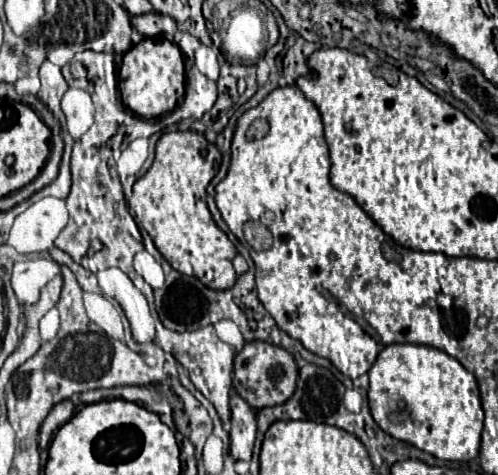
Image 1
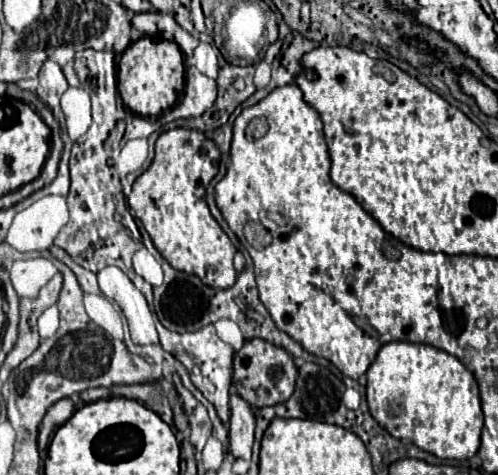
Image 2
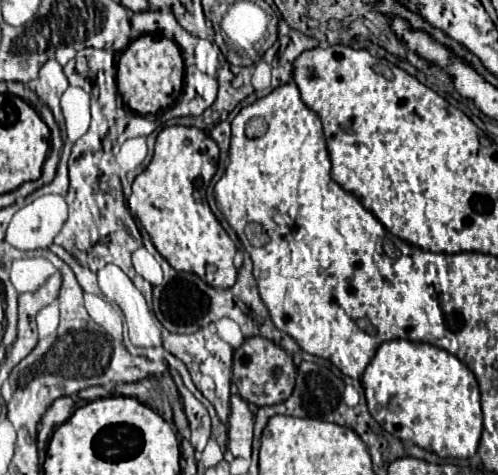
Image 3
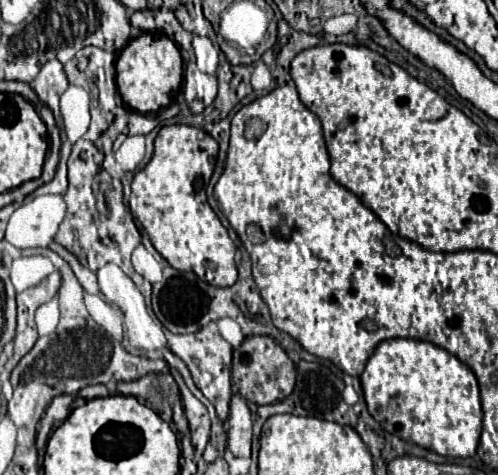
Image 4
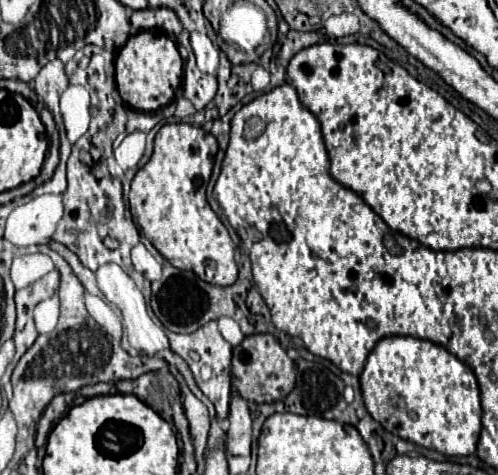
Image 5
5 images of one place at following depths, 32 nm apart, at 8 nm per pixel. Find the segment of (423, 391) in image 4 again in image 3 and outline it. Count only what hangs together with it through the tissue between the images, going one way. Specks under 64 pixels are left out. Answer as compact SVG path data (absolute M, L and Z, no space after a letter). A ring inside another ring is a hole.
M390 340L378 348L362 380L372 418L392 436L410 440L440 458L476 454L482 434L478 382L456 356L432 344Z

